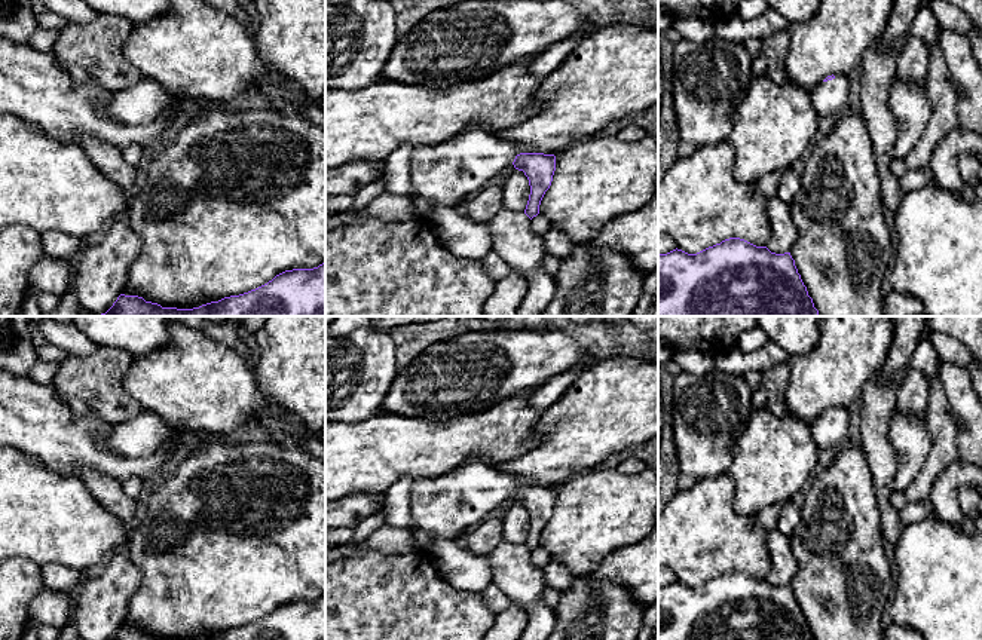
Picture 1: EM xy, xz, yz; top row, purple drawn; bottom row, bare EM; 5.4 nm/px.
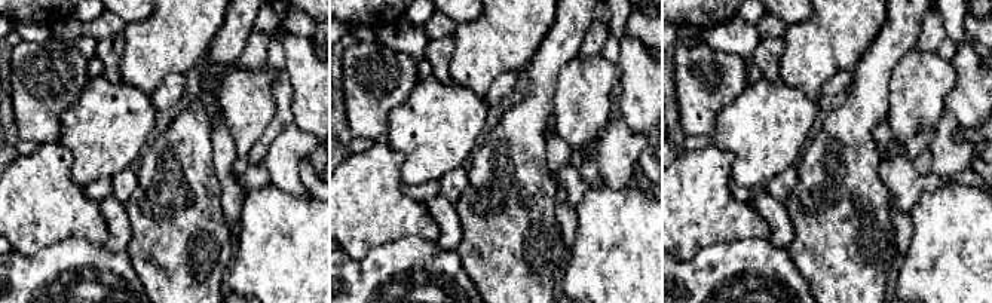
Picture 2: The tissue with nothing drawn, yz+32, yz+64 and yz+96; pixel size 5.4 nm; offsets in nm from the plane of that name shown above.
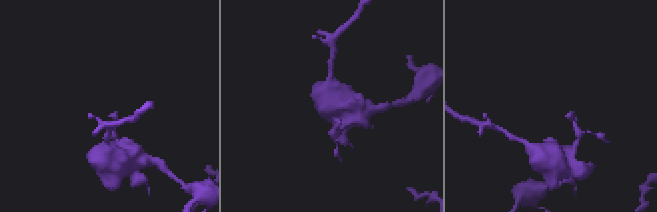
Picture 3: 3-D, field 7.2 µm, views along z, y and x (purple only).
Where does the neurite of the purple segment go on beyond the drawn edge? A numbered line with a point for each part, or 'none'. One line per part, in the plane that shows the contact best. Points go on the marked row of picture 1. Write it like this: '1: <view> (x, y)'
1: yz (829, 98)

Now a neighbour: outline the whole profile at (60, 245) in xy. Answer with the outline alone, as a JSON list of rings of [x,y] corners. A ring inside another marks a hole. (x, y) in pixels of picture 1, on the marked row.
[[[48,230],[40,238],[45,255],[61,261],[70,261],[83,248],[83,239],[65,232]]]

